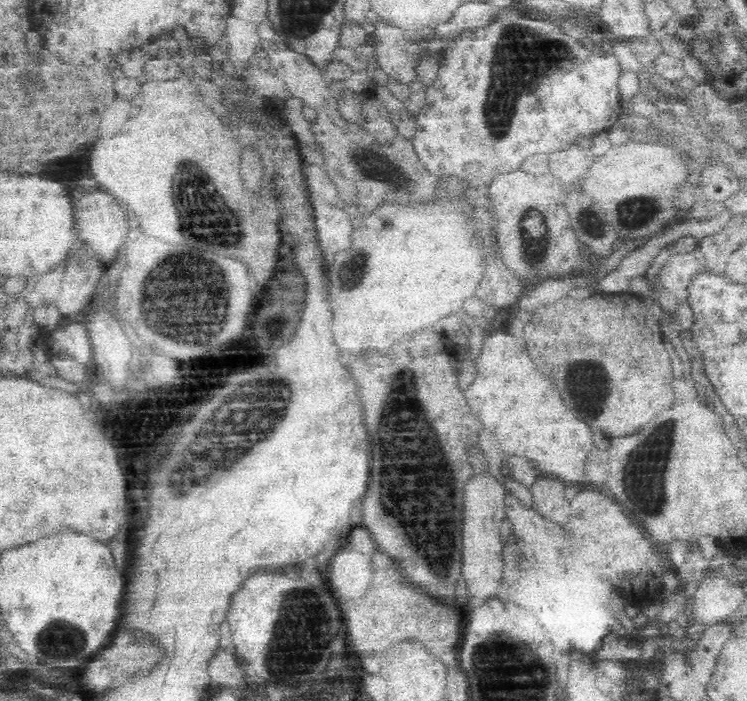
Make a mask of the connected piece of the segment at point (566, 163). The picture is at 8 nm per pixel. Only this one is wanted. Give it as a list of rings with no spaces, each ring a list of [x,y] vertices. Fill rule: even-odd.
[[[567,146],[560,152],[552,152],[548,156],[548,172],[556,178],[562,180],[562,184],[577,184],[586,174],[588,166],[592,164],[594,156],[588,152],[588,148],[582,146]]]

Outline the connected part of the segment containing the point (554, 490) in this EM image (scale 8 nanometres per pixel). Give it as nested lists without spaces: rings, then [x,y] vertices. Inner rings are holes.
[[[536,480],[532,486],[532,508],[554,522],[566,522],[570,516],[564,486],[556,480]]]

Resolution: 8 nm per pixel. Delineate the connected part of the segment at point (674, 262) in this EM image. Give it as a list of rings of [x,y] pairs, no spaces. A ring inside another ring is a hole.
[[[700,246],[688,252],[670,253],[659,275],[659,284],[663,290],[682,298],[688,296],[688,288],[698,274],[706,272],[706,258]]]

